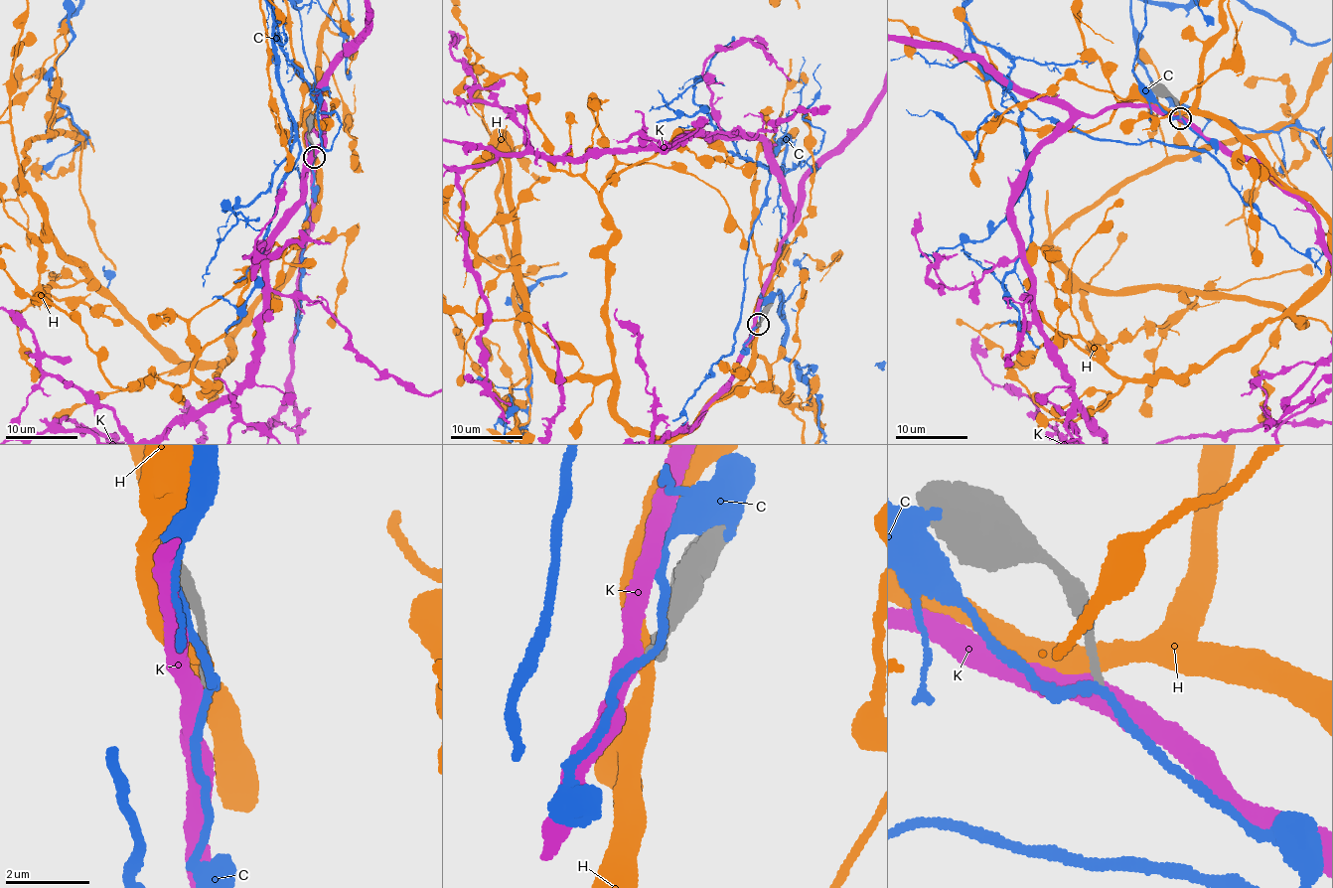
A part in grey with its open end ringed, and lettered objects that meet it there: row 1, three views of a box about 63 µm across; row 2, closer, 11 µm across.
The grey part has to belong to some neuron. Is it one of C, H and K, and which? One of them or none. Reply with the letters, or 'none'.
none

